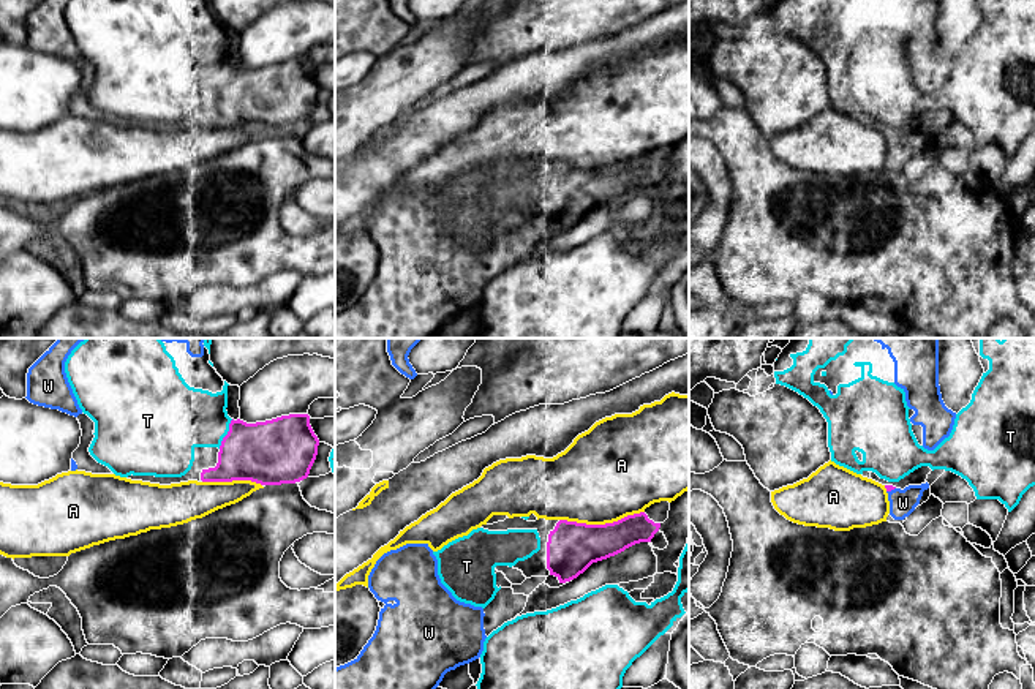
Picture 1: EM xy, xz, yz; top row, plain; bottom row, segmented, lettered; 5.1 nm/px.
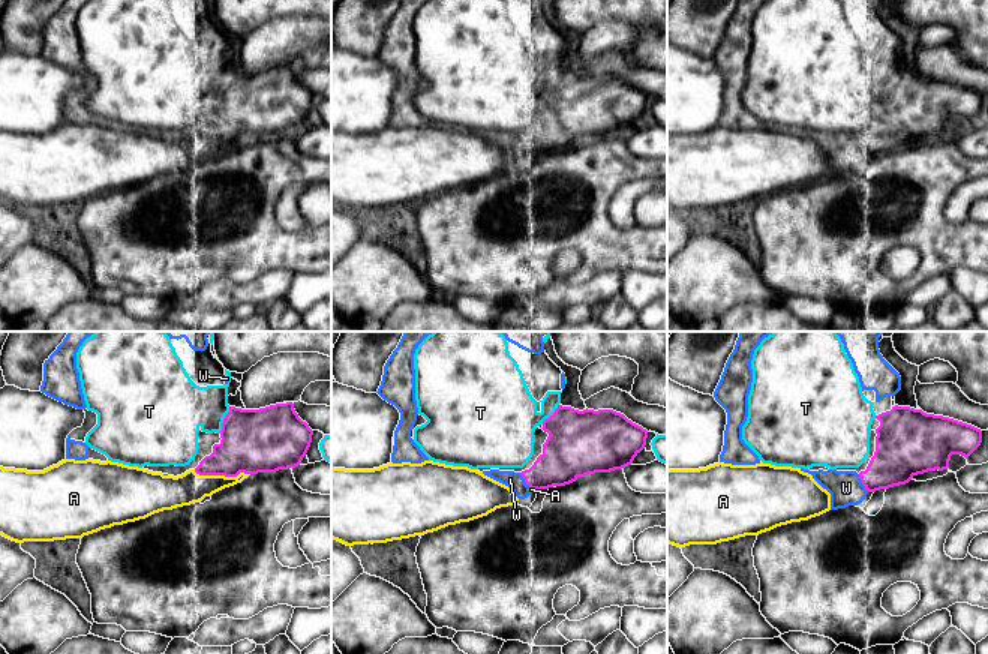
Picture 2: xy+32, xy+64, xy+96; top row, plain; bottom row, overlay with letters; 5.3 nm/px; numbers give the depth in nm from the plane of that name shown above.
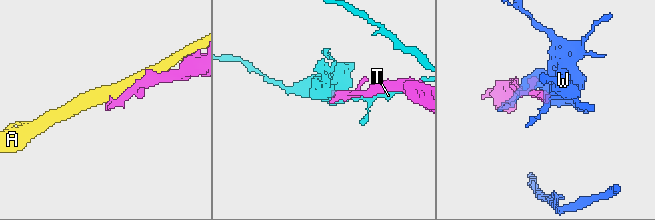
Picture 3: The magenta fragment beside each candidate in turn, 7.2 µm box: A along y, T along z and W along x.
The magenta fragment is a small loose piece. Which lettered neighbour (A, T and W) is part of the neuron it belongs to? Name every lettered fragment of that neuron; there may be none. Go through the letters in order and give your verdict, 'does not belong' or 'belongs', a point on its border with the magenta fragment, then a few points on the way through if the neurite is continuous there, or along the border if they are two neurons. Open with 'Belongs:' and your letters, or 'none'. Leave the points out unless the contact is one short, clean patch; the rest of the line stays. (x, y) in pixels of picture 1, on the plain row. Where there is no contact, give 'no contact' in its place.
Belongs: W
A: does not belong | xz (601, 171)
T: does not belong | xy (228, 79)
W: belongs | yz (890, 136)

